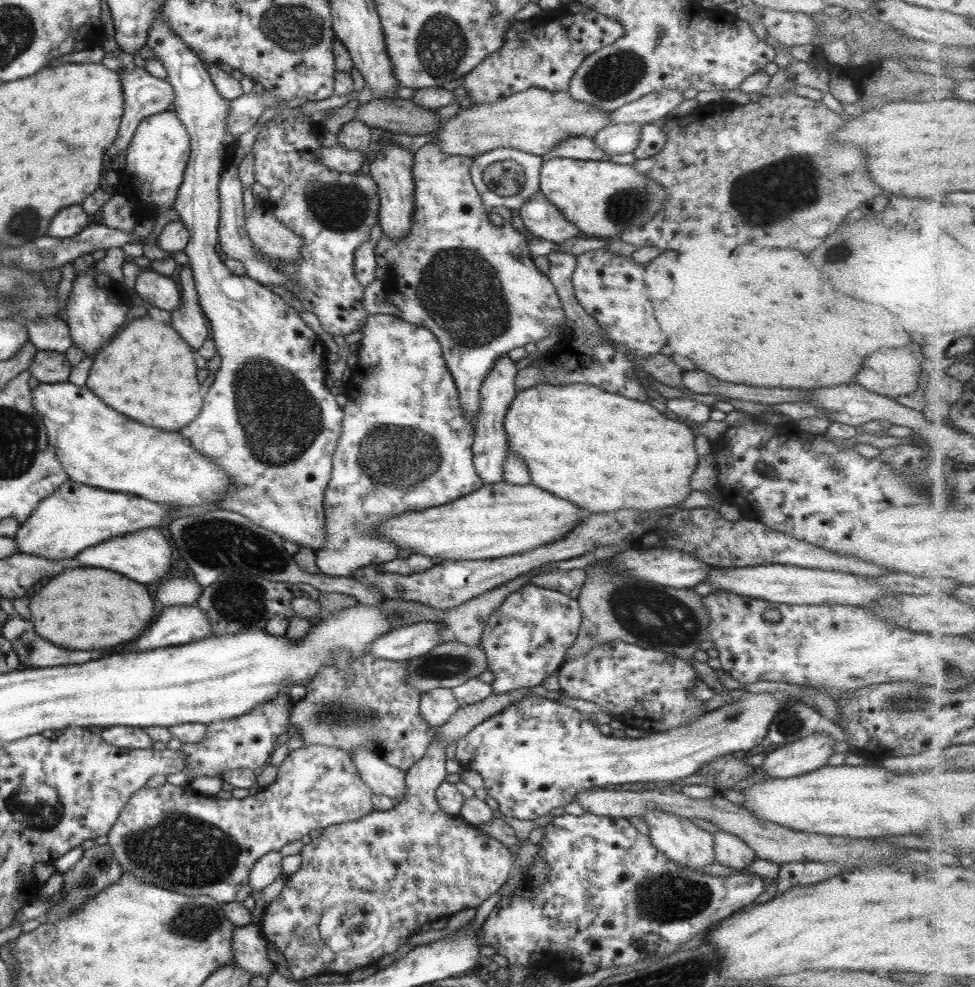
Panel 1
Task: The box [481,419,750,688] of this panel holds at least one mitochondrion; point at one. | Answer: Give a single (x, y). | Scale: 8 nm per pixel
(653, 615)

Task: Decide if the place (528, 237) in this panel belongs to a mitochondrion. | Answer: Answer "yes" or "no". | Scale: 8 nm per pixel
no

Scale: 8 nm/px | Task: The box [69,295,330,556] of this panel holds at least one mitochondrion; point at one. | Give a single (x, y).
(281, 419)

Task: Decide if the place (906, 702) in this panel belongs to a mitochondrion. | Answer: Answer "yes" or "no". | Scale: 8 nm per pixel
yes

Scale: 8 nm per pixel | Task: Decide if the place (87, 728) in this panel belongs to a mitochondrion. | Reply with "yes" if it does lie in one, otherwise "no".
no

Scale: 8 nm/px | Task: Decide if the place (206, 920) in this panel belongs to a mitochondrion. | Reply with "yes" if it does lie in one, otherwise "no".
yes

